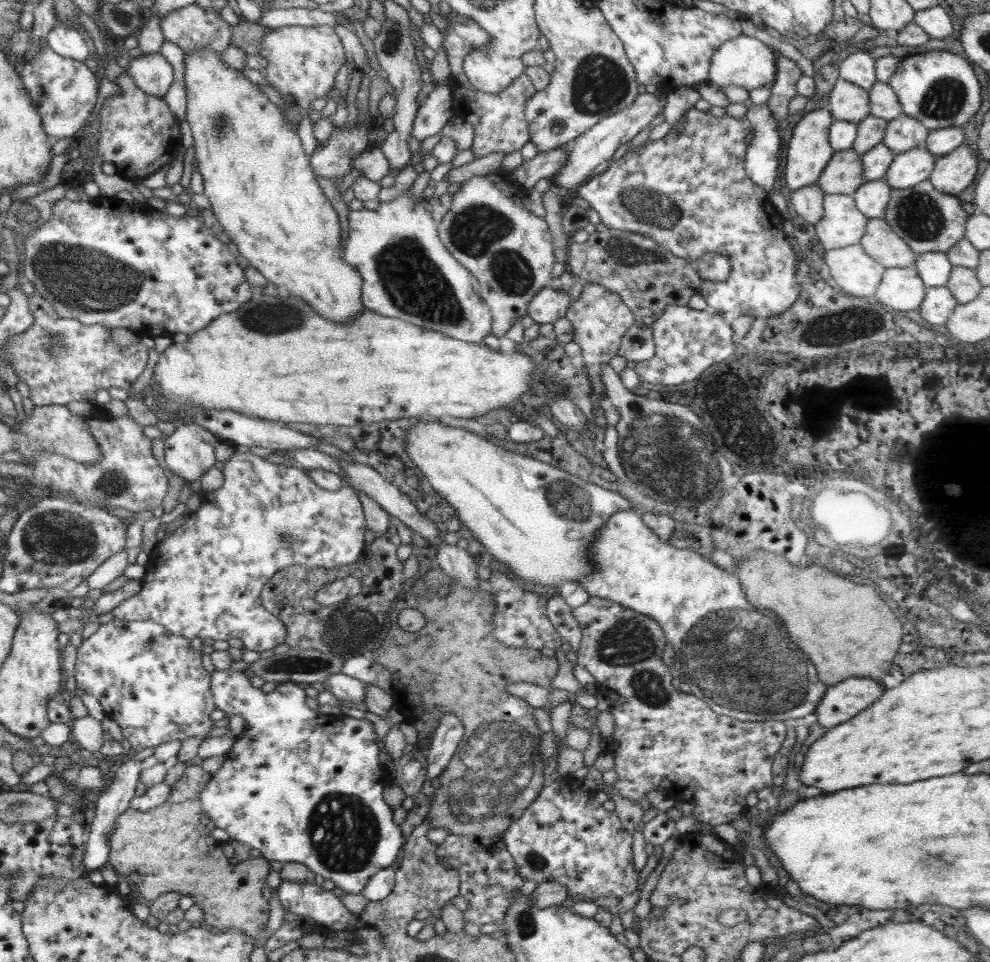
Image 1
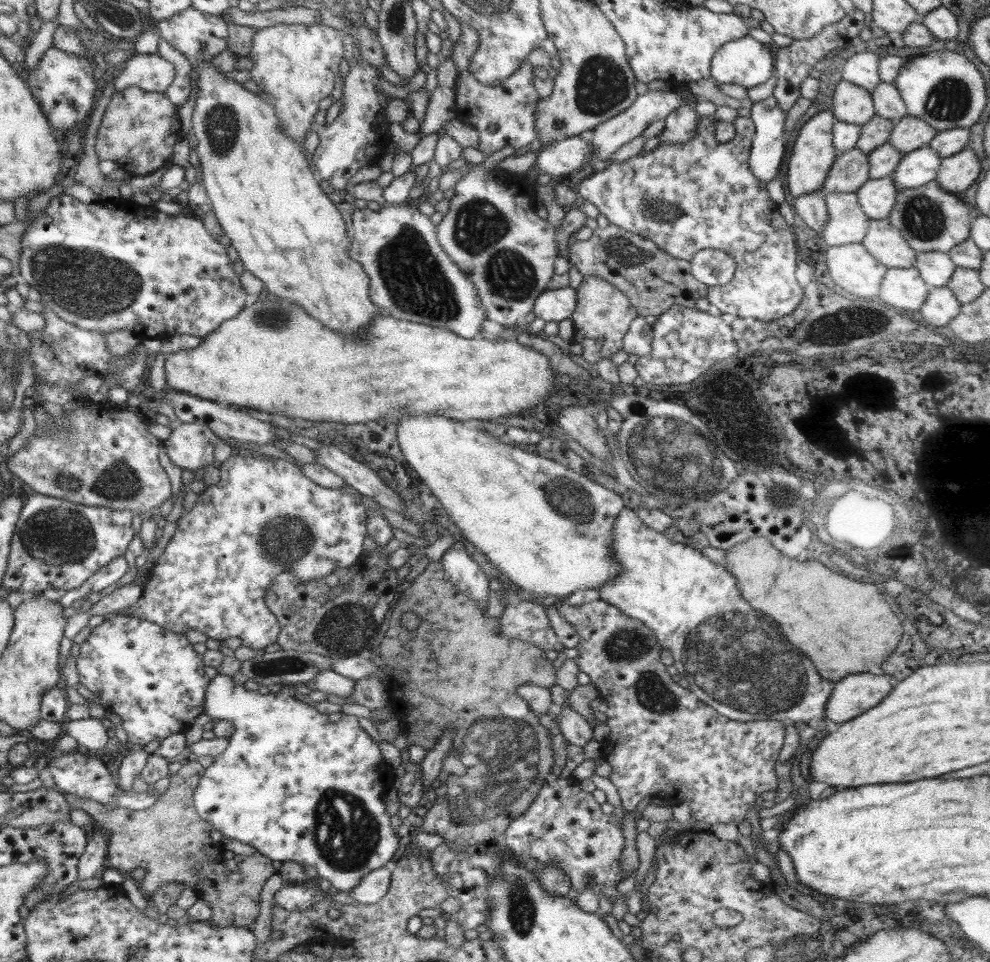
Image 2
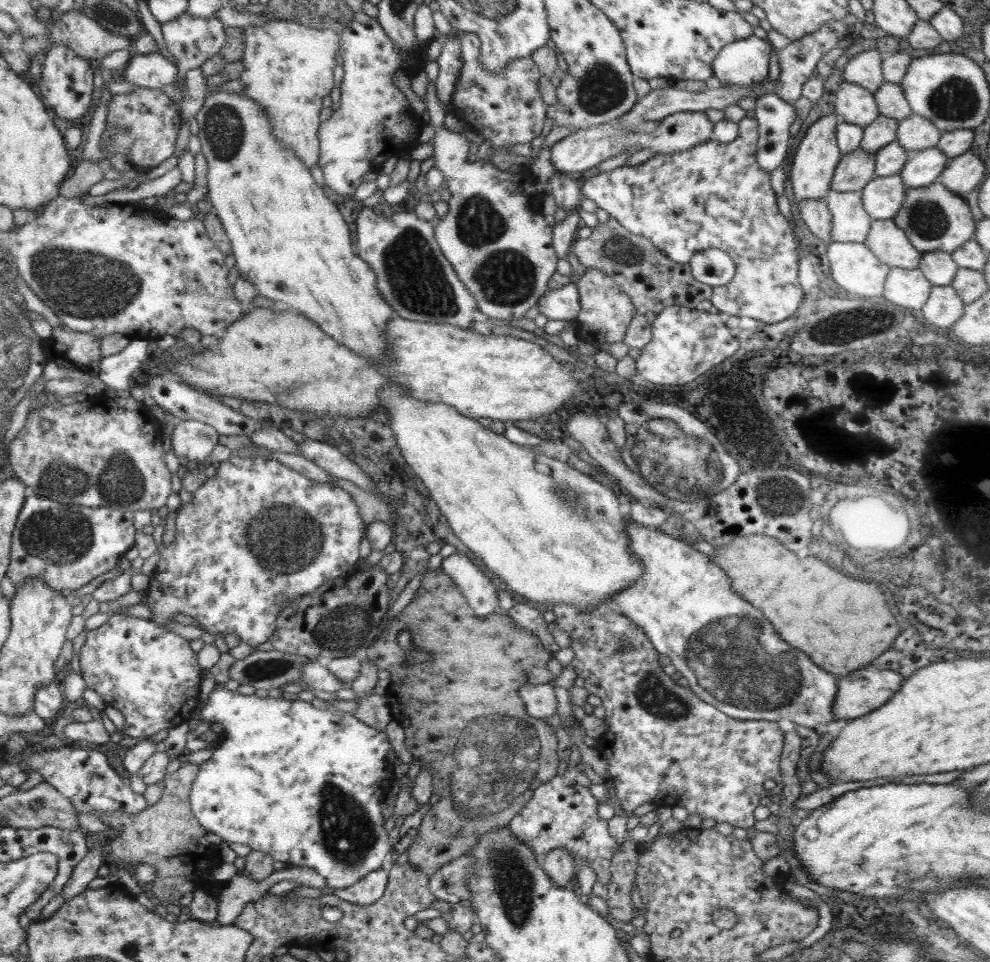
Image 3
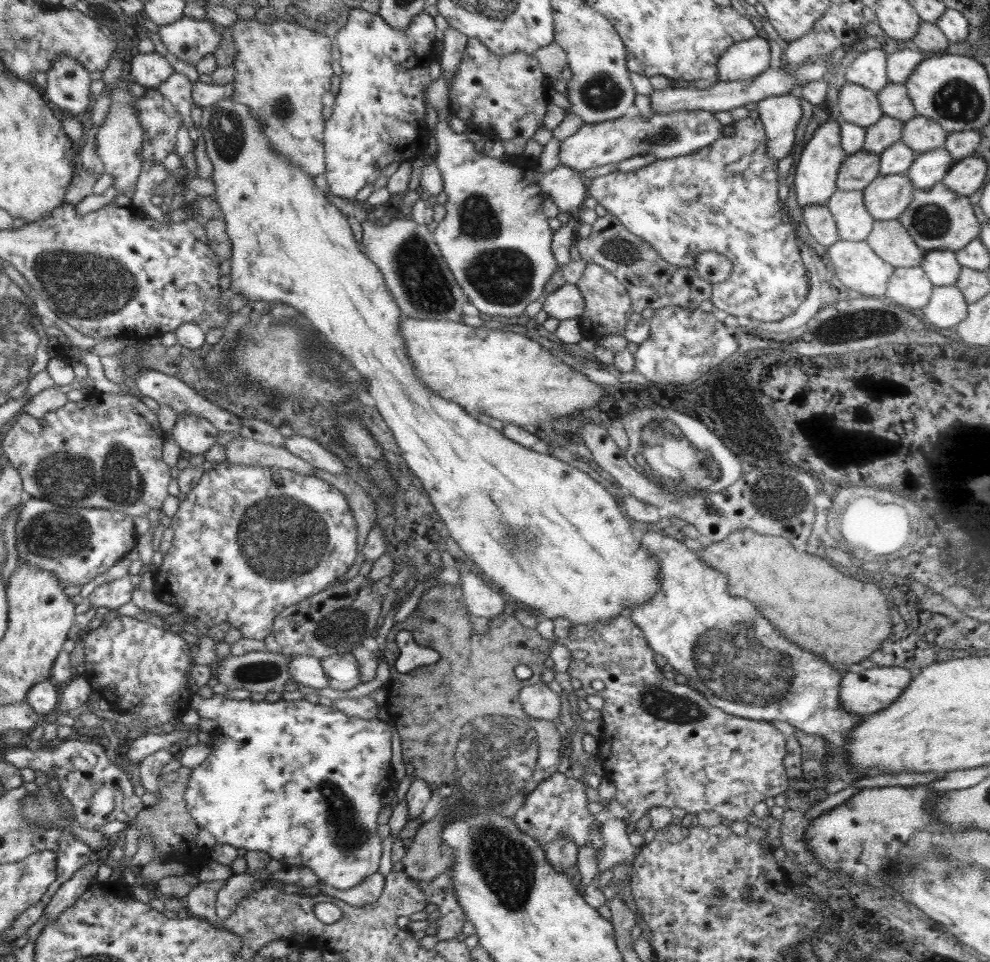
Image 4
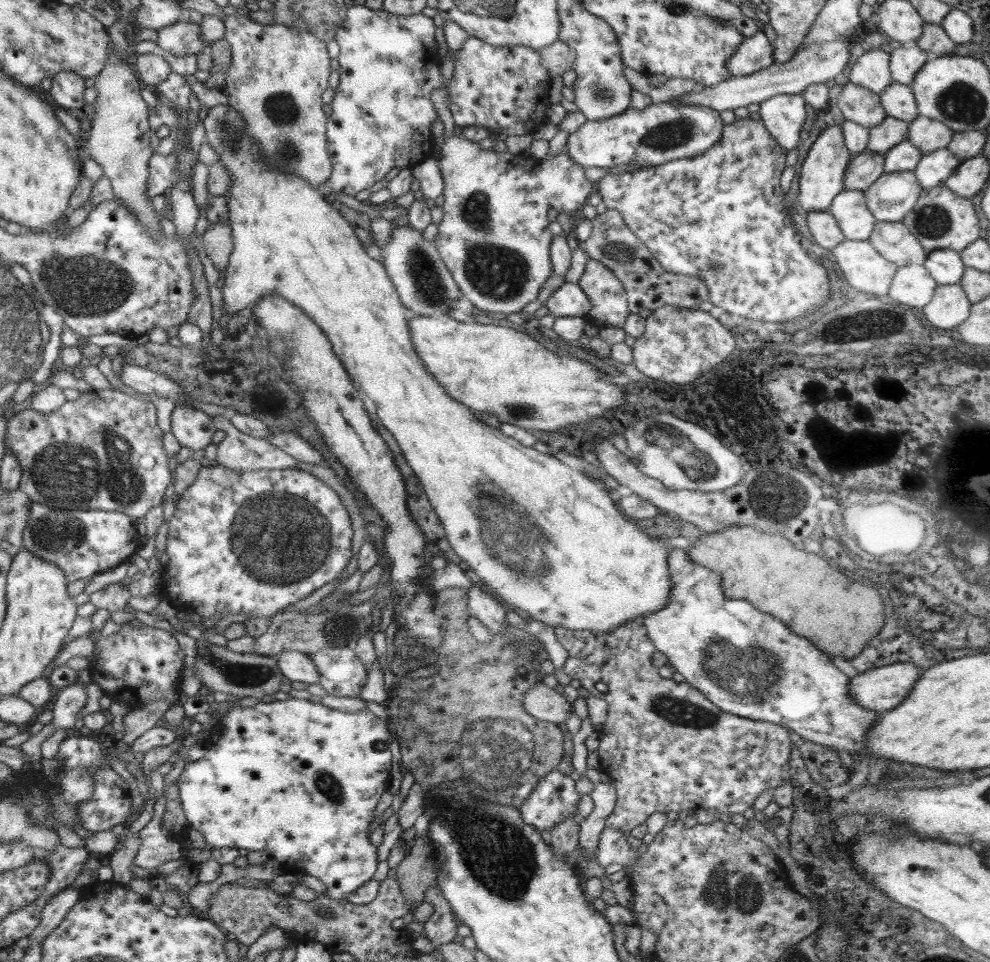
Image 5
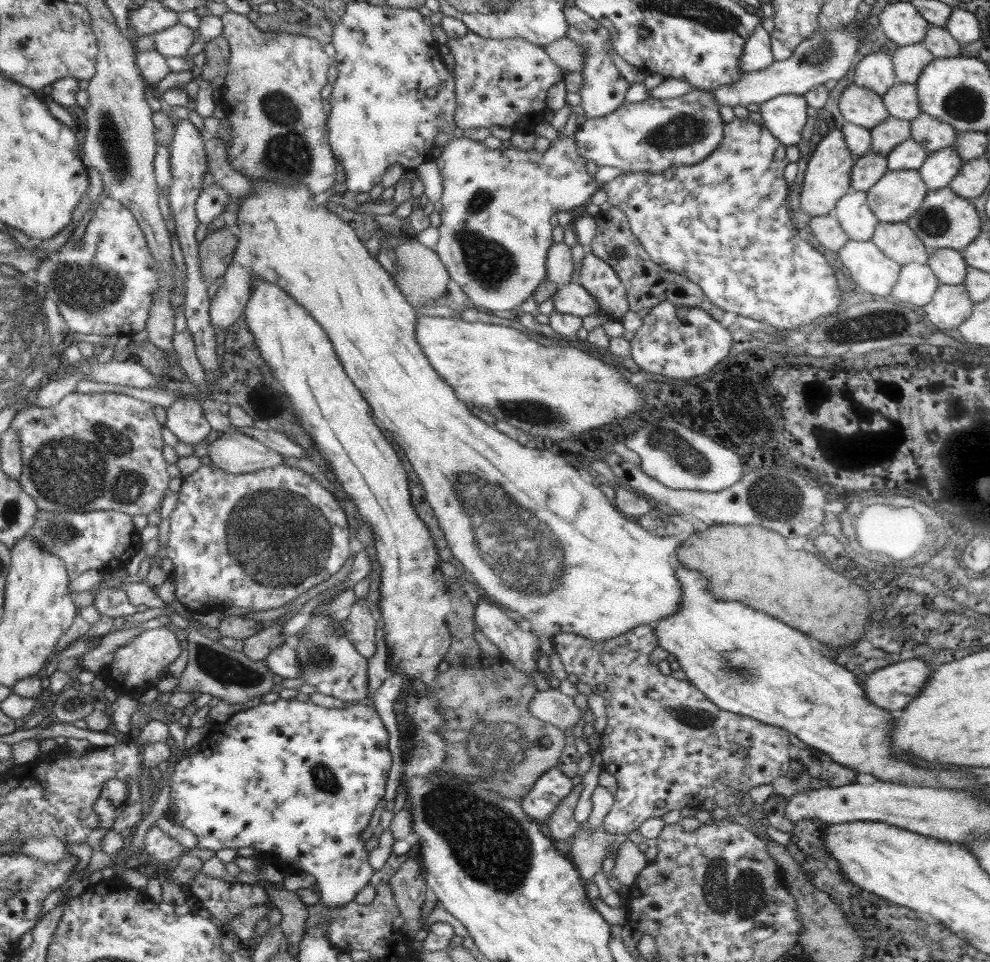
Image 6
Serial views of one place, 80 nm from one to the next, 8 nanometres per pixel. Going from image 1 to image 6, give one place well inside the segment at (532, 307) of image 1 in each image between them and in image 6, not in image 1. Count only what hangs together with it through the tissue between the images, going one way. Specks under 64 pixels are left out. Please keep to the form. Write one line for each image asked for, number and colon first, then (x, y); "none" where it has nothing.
2: (558, 303)
3: (563, 303)
4: (567, 302)
5: (569, 300)
6: (572, 298)

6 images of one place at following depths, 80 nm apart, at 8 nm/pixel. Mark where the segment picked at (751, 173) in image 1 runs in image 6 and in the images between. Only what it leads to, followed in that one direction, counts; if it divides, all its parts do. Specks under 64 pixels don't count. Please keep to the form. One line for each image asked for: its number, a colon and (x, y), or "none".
2: (768, 148)
3: (774, 115)
4: (779, 115)
5: (783, 116)
6: (784, 116)

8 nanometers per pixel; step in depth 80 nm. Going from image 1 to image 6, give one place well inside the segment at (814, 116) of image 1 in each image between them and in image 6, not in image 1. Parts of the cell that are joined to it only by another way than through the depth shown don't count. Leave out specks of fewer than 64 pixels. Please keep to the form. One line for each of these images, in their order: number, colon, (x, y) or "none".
2: (813, 154)
3: (815, 161)
4: (817, 170)
5: (822, 176)
6: (828, 177)

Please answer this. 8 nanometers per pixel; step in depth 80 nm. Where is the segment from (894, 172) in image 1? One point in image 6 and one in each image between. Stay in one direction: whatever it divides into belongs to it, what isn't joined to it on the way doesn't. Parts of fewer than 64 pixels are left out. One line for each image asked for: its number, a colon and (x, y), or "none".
2: (916, 168)
3: (924, 167)
4: (928, 168)
5: (934, 168)
6: (941, 167)

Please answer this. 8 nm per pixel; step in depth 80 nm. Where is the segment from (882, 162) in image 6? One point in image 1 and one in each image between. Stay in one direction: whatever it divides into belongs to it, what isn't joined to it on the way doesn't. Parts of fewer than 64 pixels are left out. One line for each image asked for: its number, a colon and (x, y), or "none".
1: (843, 174)
2: (851, 170)
3: (855, 169)
4: (859, 169)
5: (865, 168)

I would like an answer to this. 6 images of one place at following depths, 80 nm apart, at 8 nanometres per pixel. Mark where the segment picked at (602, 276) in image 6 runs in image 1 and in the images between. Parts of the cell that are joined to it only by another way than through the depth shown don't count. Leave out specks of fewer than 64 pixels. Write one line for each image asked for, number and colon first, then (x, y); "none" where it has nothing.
1: (599, 317)
2: (603, 315)
3: (606, 310)
4: (608, 306)
5: (605, 292)

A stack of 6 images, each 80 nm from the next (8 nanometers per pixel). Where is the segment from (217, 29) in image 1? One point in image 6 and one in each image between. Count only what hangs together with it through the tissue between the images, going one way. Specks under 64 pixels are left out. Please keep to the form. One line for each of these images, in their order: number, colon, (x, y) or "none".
2: (199, 36)
3: (191, 40)
4: (190, 40)
5: (182, 38)
6: (177, 40)

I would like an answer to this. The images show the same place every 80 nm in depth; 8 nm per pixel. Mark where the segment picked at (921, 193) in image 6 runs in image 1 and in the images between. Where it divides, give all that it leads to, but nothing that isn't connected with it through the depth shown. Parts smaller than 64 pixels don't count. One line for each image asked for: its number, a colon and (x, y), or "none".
1: (871, 198)
2: (876, 197)
3: (882, 197)
4: (886, 197)
5: (890, 198)

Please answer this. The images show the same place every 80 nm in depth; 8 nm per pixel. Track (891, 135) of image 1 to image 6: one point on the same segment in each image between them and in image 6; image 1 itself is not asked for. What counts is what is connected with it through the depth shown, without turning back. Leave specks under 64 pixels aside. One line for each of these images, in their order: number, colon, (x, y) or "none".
2: (908, 133)
3: (914, 132)
4: (921, 134)
5: (928, 135)
6: (933, 134)

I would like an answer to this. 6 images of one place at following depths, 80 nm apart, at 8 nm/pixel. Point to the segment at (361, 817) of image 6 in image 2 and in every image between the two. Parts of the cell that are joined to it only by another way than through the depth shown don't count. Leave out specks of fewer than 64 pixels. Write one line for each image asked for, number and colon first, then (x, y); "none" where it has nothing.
2: (295, 784)
3: (306, 786)
4: (304, 783)
5: (300, 781)

